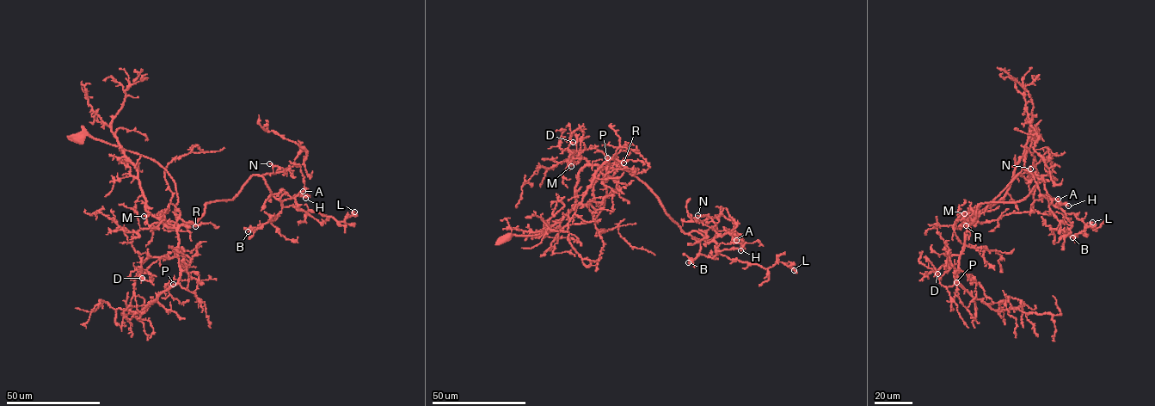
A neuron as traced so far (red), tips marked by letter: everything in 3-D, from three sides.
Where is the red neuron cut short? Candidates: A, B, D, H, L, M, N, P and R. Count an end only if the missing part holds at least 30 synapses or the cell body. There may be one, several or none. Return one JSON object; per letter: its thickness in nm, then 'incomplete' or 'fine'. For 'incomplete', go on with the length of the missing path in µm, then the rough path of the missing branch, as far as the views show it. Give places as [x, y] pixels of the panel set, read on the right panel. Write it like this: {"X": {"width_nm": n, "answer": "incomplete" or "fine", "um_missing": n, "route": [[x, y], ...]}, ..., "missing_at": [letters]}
{"A": {"width_nm": 360, "answer": "fine"}, "B": {"width_nm": 240, "answer": "fine"}, "D": {"width_nm": 180, "answer": "fine"}, "H": {"width_nm": 240, "answer": "fine"}, "L": {"width_nm": 320, "answer": "fine"}, "M": {"width_nm": 150, "answer": "fine"}, "N": {"width_nm": 240, "answer": "incomplete", "um_missing": 35, "route": [[1030, 169], [1022, 163], [1016, 150], [1012, 152]]}, "P": {"width_nm": 160, "answer": "fine"}, "R": {"width_nm": 110, "answer": "fine"}, "missing_at": ["N"]}

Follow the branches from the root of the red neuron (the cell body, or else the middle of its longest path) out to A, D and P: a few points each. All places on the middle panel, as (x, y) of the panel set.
A: (507, 237), (592, 221), (605, 171), (617, 168), (685, 234), (736, 240)
D: (507, 237), (536, 236), (589, 223), (601, 210), (609, 159), (594, 147), (570, 153), (568, 146), (573, 142)
P: (507, 237), (536, 236), (592, 221), (604, 206), (605, 171), (613, 157), (607, 157)

